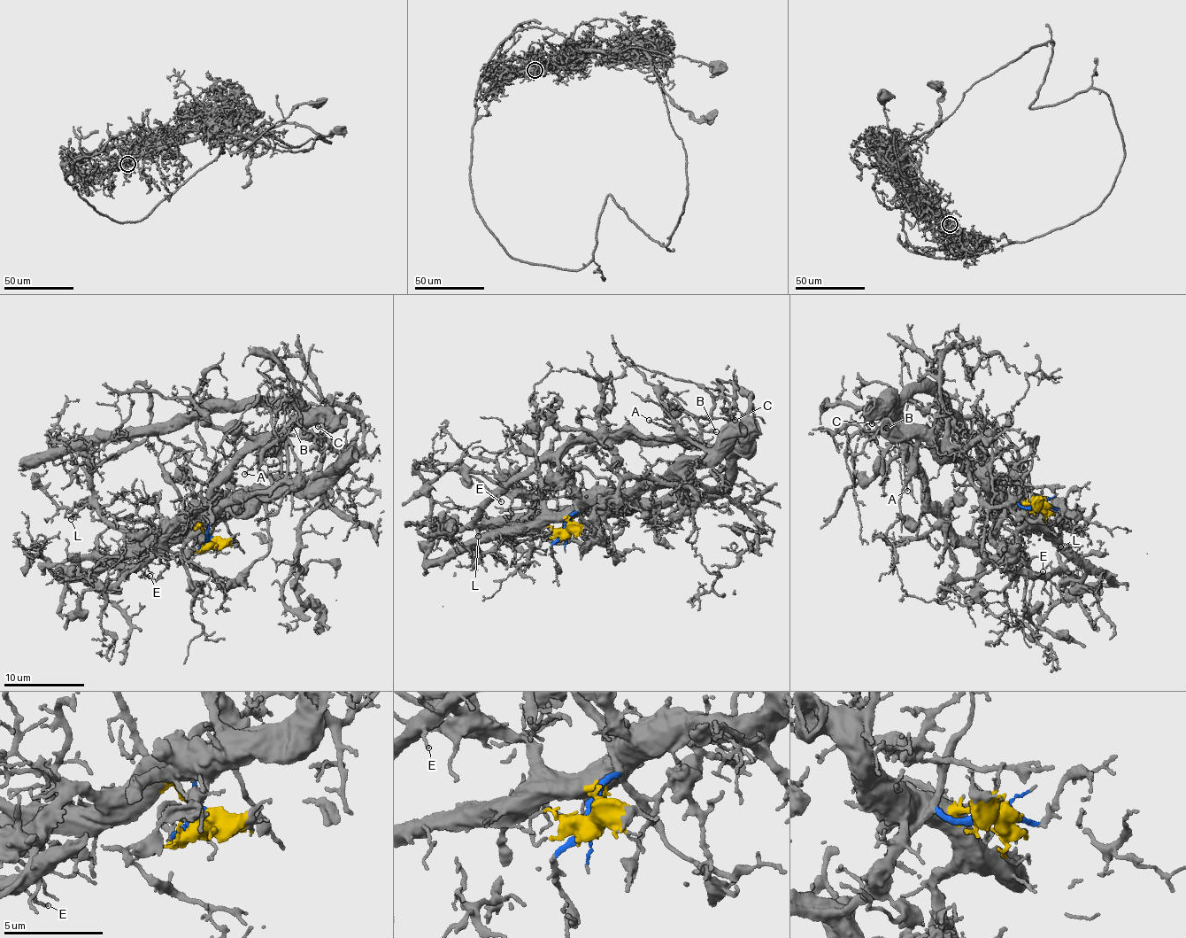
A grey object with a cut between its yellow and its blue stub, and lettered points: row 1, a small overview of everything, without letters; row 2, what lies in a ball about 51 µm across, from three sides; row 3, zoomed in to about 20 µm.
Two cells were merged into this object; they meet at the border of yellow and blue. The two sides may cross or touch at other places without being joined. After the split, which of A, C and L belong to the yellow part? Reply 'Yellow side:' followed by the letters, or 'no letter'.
Yellow side: L

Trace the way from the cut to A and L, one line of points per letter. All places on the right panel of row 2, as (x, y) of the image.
A: (1038, 506), (1005, 509), (987, 539), (974, 544), (964, 543), (952, 534), (905, 455), (907, 490)
L: (1038, 506), (1035, 503), (1027, 507), (1043, 525), (1050, 538), (1045, 534), (1049, 530), (1060, 546)

